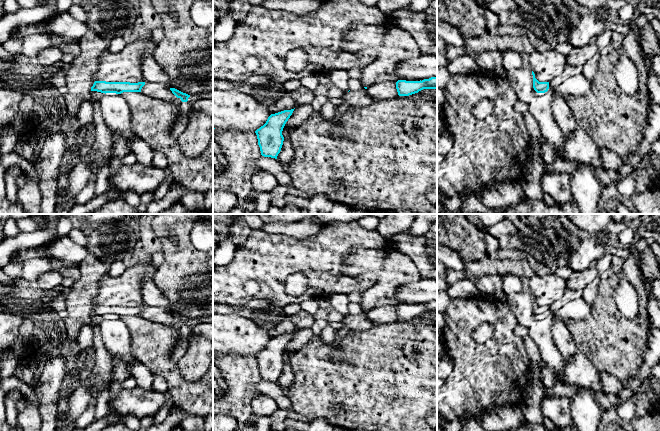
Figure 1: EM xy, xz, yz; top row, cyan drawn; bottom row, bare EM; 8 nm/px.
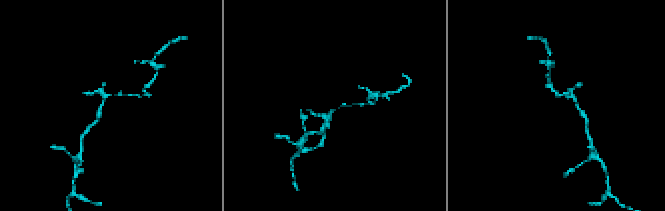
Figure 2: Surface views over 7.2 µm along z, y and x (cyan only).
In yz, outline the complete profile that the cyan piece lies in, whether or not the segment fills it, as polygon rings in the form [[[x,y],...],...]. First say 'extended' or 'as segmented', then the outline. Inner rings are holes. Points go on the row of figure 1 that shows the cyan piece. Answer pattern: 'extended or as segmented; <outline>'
as segmented; [[[532,71],[532,75],[533,75],[533,88],[537,93],[545,93],[548,91],[549,89],[549,82],[539,82],[536,78],[535,78],[535,74]]]

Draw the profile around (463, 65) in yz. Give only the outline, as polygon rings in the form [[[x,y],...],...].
[[[464,55],[448,63],[447,69],[451,75],[454,74],[468,75],[477,72],[478,66],[476,64],[474,57]]]

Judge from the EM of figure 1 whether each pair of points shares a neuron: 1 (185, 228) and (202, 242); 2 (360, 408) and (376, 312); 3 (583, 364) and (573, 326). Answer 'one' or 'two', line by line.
1: two
2: two
3: two

